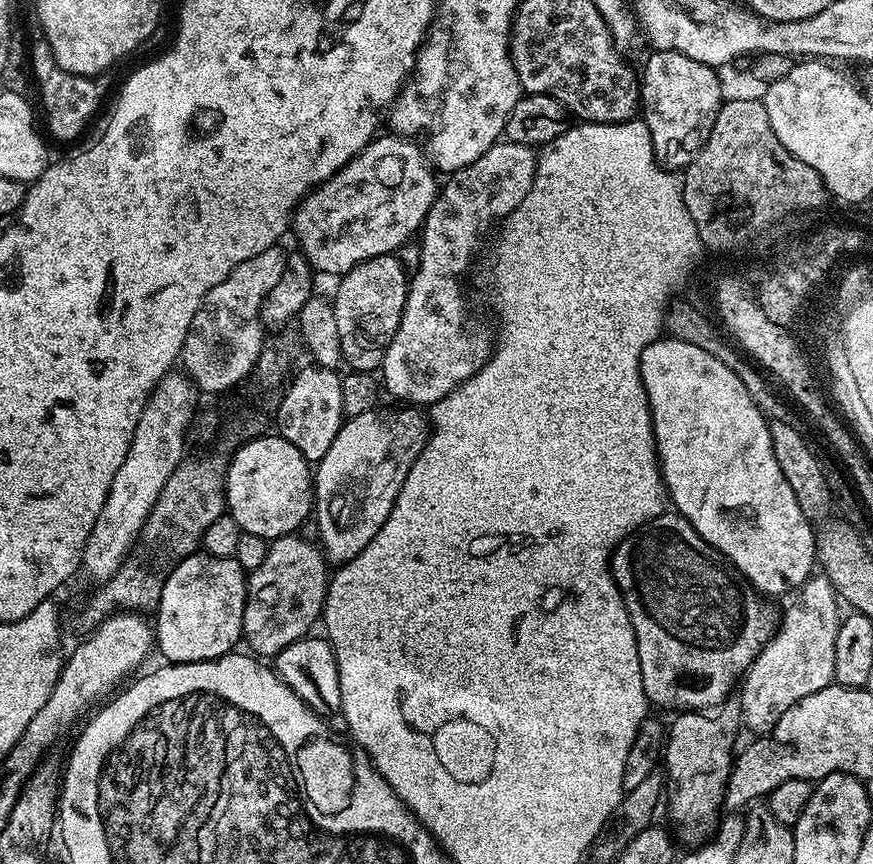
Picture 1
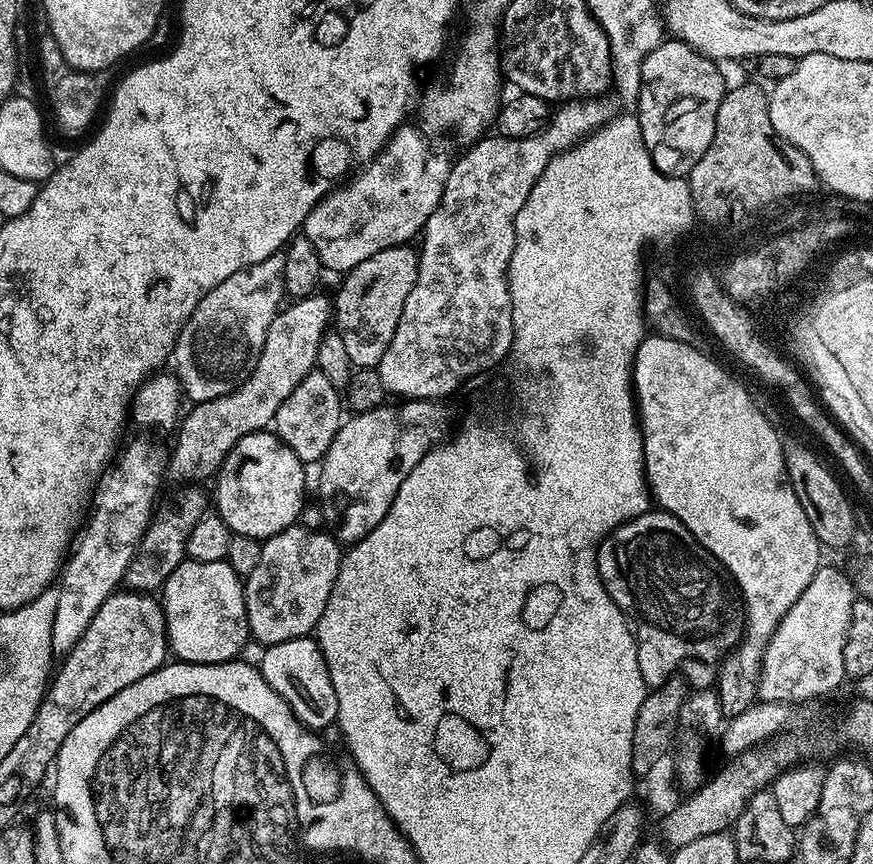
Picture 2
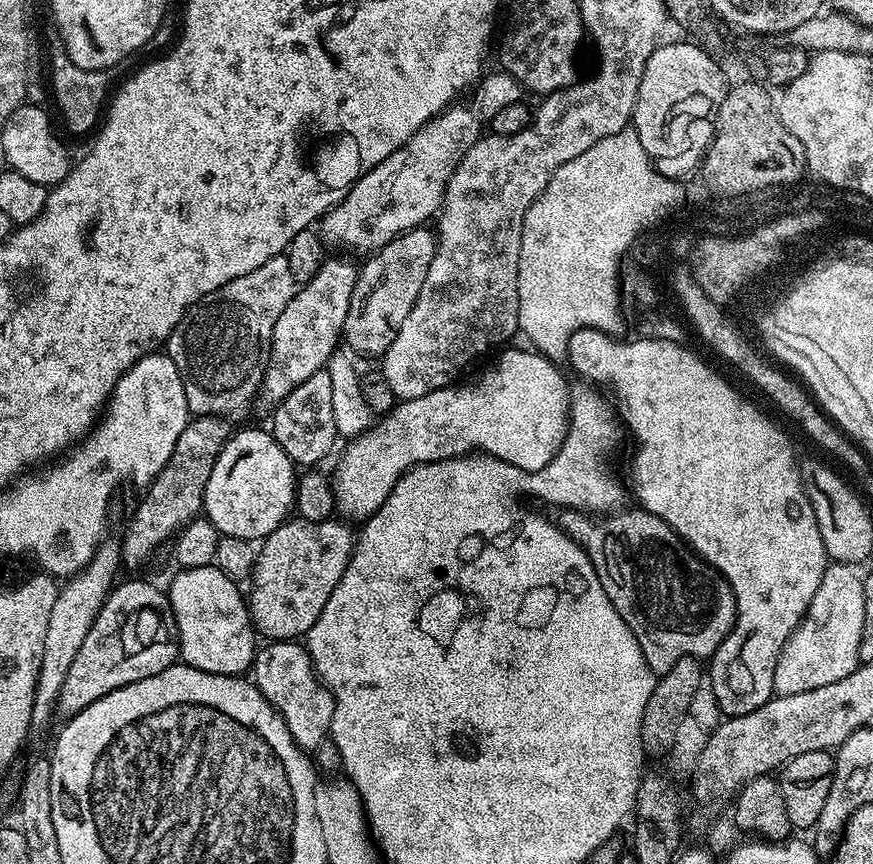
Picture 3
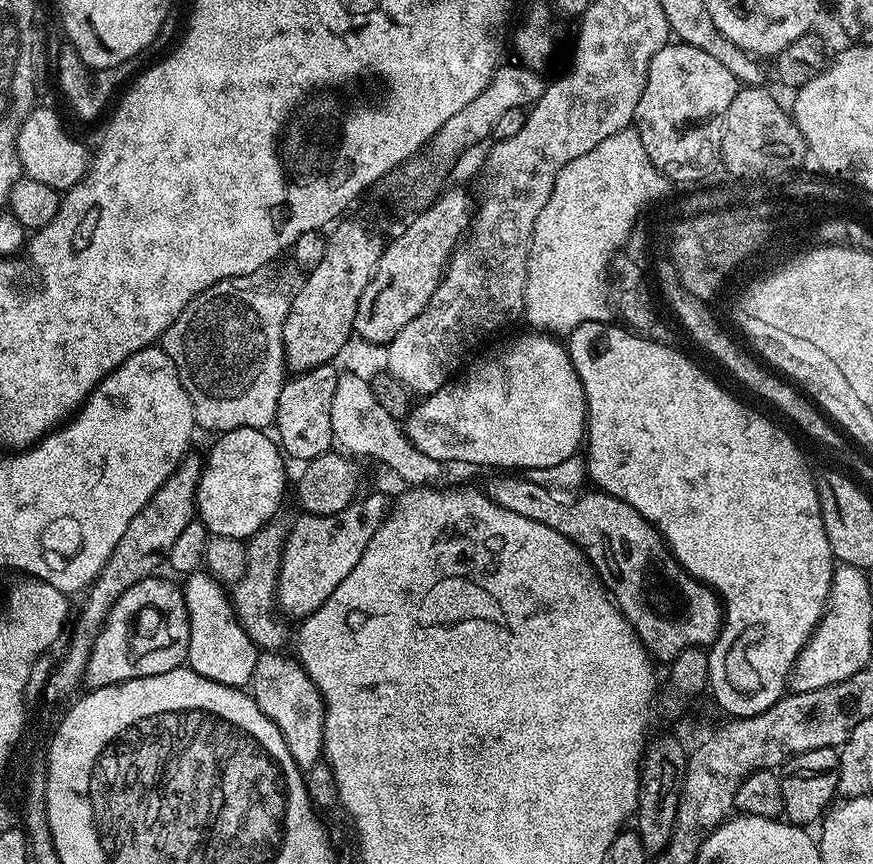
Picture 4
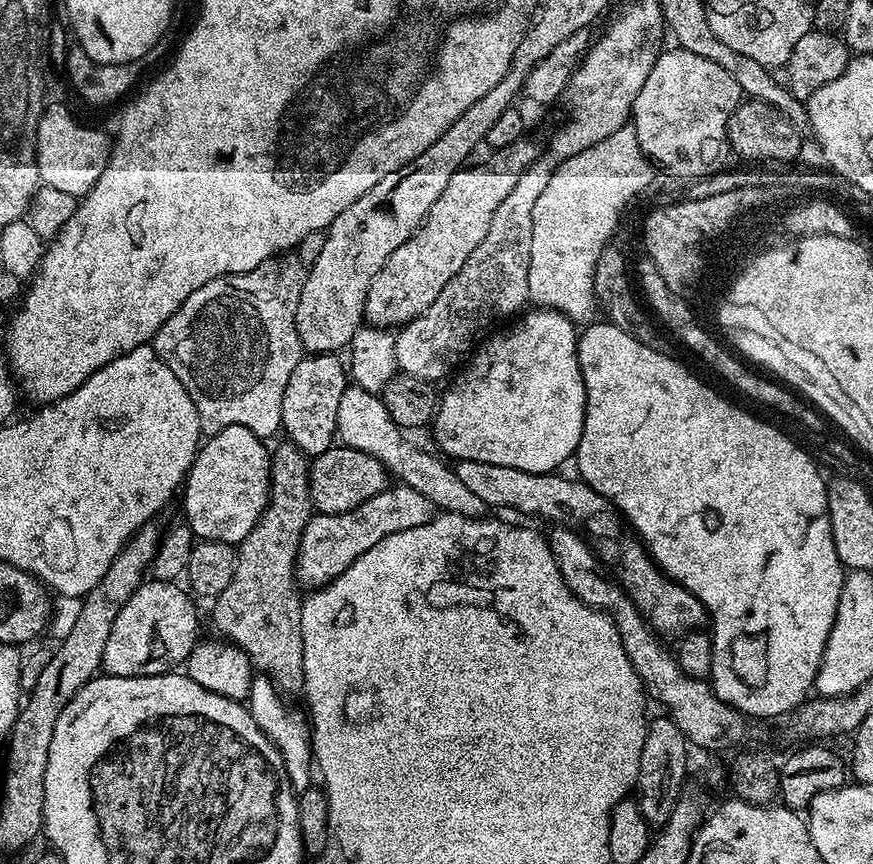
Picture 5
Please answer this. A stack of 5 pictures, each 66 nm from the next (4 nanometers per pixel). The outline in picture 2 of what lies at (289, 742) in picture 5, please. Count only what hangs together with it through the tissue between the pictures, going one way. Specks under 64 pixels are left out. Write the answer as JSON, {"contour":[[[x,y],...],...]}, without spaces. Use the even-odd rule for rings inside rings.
{"contour":[[[311,635],[290,638],[290,642],[269,644],[258,659],[262,678],[290,706],[290,710],[305,729],[333,727],[338,714],[338,694],[334,694],[334,682],[330,682],[330,670],[326,658]]]}

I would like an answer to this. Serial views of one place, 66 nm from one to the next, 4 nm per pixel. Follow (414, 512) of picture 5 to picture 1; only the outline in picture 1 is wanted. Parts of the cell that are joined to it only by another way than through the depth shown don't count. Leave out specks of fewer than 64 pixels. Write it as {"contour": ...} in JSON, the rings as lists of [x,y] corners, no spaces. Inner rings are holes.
{"contour":[[[297,534],[271,541],[262,566],[247,577],[243,643],[248,643],[257,657],[274,658],[286,646],[303,640],[321,619],[329,579],[330,565],[315,543],[304,541]]]}

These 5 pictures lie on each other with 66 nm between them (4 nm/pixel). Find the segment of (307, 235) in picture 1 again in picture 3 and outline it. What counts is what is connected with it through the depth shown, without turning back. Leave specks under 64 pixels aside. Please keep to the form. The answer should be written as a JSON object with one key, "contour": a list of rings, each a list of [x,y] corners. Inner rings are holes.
{"contour":[[[495,71],[489,76],[487,73],[479,81],[478,87],[471,93],[473,96],[469,104],[453,103],[439,116],[427,120],[401,148],[394,150],[394,154],[390,154],[390,158],[374,166],[374,170],[364,173],[358,183],[348,191],[346,198],[342,198],[342,202],[333,204],[332,209],[320,217],[318,231],[321,240],[329,249],[349,248],[352,252],[371,254],[404,232],[427,225],[428,219],[431,216],[433,219],[439,213],[444,203],[444,192],[448,188],[454,170],[460,165],[460,159],[467,154],[470,146],[474,146],[474,142],[478,142],[480,137],[485,135],[486,126],[491,125],[494,114],[498,114],[502,106],[521,103],[522,86],[520,83],[506,71]]]}

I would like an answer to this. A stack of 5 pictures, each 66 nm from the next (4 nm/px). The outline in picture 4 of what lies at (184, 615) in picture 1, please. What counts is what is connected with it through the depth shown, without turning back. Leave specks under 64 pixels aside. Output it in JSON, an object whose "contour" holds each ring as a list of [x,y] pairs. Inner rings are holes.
{"contour":[[[197,570],[187,577],[182,584],[184,593],[184,605],[188,615],[190,626],[190,642],[188,643],[187,667],[193,668],[202,678],[210,678],[214,682],[220,682],[226,686],[244,688],[251,685],[254,674],[254,662],[258,662],[260,652],[255,642],[246,634],[246,630],[236,621],[236,611],[232,608],[232,602],[225,585],[219,580],[208,575],[207,571]]]}

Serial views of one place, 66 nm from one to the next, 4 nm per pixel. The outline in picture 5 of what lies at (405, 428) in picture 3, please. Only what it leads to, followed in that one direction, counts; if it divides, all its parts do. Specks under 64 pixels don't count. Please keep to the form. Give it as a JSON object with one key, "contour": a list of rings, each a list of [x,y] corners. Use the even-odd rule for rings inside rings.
{"contour":[[[536,306],[531,310],[533,312],[525,311],[519,317],[520,324],[492,334],[497,336],[489,335],[475,349],[471,359],[455,373],[456,381],[449,386],[448,393],[439,397],[430,431],[445,457],[454,456],[458,462],[490,462],[494,466],[510,466],[514,470],[541,474],[555,473],[559,464],[567,460],[569,463],[575,457],[582,438],[586,406],[584,379],[576,357],[578,328],[553,308]]]}

